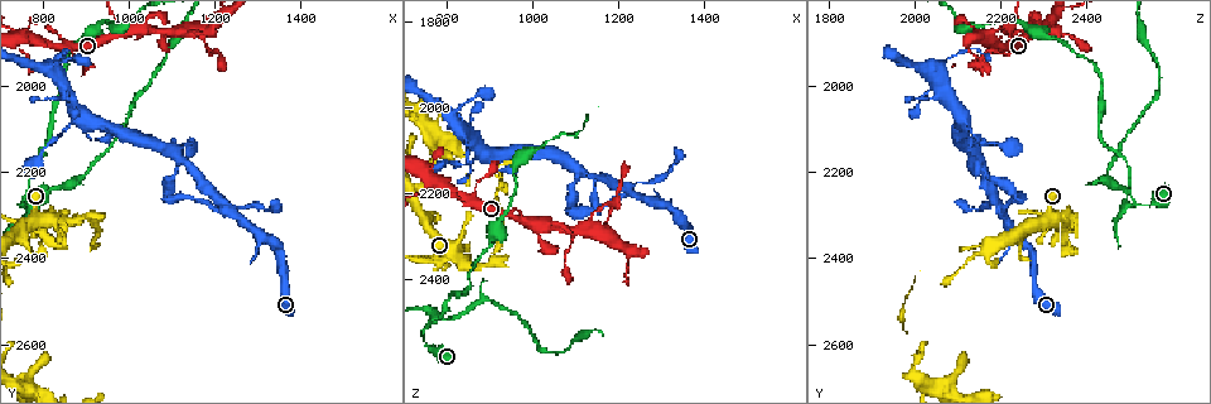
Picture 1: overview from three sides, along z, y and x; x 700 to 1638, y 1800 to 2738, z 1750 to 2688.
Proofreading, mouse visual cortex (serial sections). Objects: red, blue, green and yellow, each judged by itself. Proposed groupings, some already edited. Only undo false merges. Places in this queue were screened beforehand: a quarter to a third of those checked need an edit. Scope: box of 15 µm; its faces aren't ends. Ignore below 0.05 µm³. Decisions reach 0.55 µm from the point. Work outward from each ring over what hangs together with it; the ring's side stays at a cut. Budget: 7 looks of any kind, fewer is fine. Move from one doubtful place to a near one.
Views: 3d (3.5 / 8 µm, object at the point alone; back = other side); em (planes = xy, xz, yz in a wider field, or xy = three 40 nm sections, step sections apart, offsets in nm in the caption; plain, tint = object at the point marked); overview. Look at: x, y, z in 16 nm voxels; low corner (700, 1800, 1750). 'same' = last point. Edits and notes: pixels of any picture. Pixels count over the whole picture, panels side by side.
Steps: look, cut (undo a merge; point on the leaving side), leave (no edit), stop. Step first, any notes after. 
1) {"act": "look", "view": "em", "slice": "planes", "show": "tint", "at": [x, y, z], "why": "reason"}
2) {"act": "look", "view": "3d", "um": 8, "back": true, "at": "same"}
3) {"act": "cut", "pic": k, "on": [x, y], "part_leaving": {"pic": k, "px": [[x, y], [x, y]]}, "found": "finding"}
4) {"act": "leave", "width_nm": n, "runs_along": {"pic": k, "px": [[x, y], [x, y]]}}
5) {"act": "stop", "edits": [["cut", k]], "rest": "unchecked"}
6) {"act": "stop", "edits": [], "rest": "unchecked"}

{"act": "look", "view": "3d", "um": 8, "back": true, "at": [1235, 2290, 2205], "why": "four-way junction"}

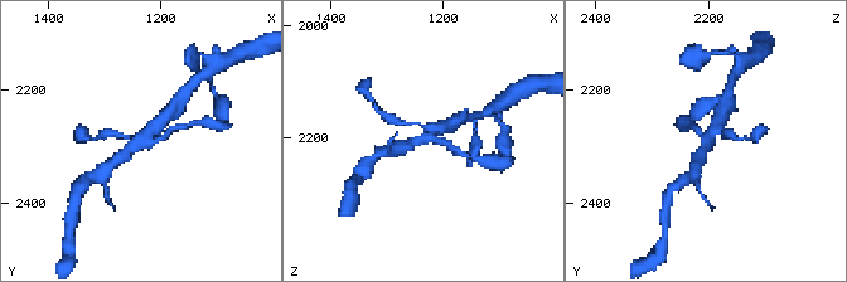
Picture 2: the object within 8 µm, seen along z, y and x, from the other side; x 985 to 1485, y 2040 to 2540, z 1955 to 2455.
{"act": "look", "view": "3d", "um": 3.5, "at": [1240, 2295, 2200]}

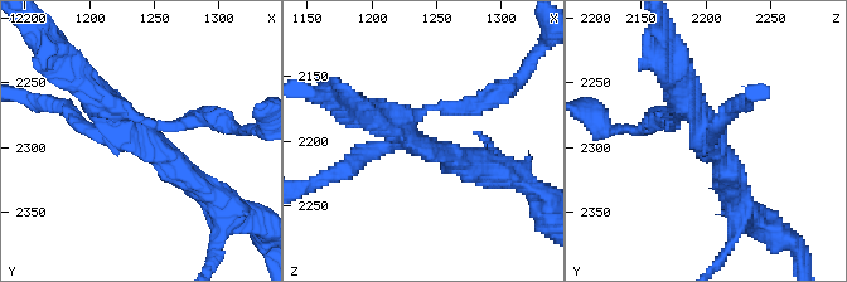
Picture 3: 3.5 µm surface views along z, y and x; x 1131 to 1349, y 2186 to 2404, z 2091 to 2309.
{"act": "look", "view": "em", "slice": "xy", "step": 1, "show": "tint", "at": [1238, 2288, 2202], "arms": 4, "arm_widths_nm": [150, 200, 350, 350], "why": "now the EM"}

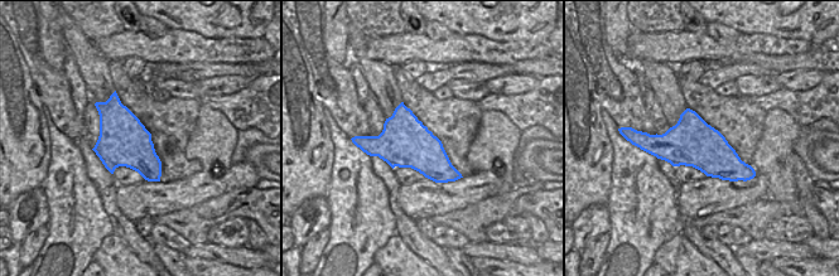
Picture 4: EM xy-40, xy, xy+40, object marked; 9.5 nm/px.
{"act": "leave", "runs_along": {"pic": 3, "px": [[201, 189], [81, 81]]}, "found": "one cell here"}

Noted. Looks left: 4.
{"act": "look", "view": "3d", "um": 3.5, "at": [1005, 1870, 2265], "why": "a narrow waist"}

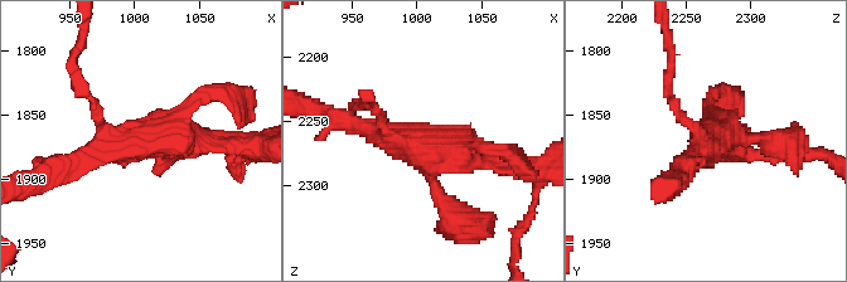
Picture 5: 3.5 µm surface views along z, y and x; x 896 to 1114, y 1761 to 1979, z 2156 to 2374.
{"act": "look", "view": "em", "slice": "xy", "step": 2, "show": "tint", "at": [1008, 1868, 2270]}

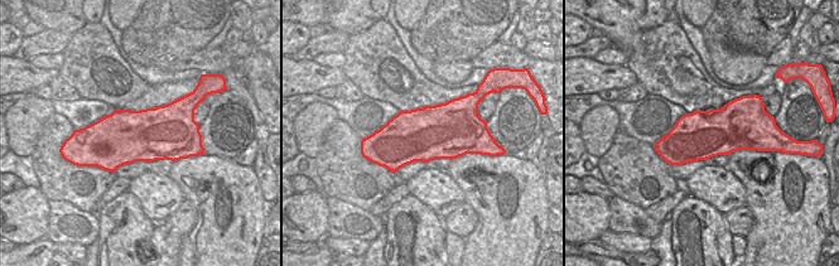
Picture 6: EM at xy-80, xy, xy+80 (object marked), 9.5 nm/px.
{"act": "leave", "runs_along": {"pic": 5, "px": [[353, 122], [508, 165]]}, "found": "continuous, no second cell"}

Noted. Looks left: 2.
{"act": "look", "view": "3d", "um": 3.5, "back": true, "at": [1160, 1870, 2290], "why": "three arms meet"}

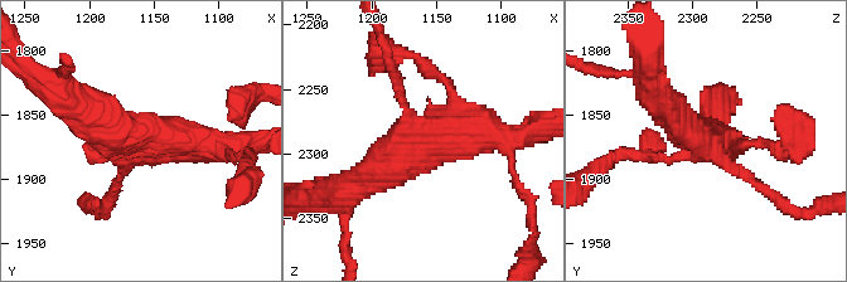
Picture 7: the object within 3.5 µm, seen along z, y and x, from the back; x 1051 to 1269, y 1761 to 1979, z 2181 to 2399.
{"act": "look", "view": "em", "slice": "xy", "step": 1, "show": "tint", "at": [1158, 1872, 2282], "arms": 3, "arm_widths_nm": [150, 350, 450], "why": "need the tissue"}

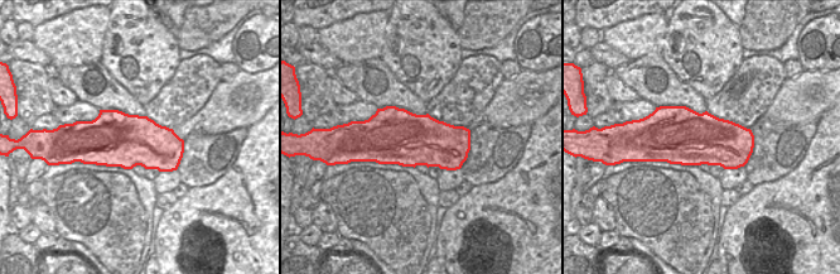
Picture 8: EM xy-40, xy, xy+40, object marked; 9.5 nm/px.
{"act": "leave", "found": "continuous, no second cell"}

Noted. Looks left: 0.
{"act": "stop", "edits": [], "rest": "unchecked"}

